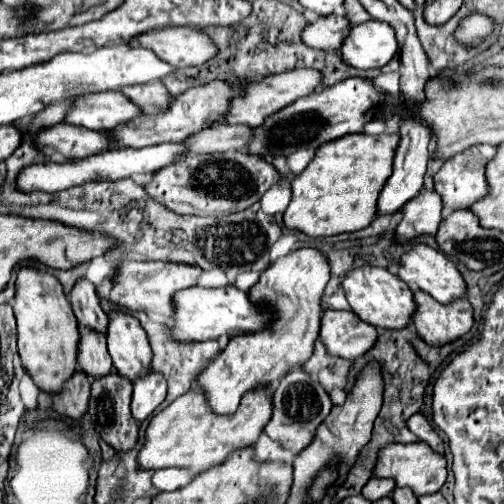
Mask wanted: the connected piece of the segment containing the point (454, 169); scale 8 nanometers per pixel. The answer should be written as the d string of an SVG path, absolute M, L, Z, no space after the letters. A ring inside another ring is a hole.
M476 146L448 158L434 174L434 190L450 210L468 208L472 202L486 196L488 186L484 178L486 158Z

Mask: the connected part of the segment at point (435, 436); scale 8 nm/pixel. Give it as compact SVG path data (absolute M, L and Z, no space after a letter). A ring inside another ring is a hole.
M420 412L414 414L414 416L408 420L408 428L410 428L422 442L426 442L428 446L432 446L438 454L444 452L444 442L442 442L442 438L440 438L440 434L428 424L428 420L426 420Z

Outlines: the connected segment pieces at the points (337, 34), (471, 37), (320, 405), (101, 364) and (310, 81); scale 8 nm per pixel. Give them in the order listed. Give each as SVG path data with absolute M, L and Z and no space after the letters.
M320 16L316 22L310 22L304 32L302 40L308 48L318 50L340 50L344 38L348 36L350 22L344 16Z
M470 14L460 24L460 30L456 30L456 40L460 40L466 46L476 46L490 32L492 32L492 22L486 16L482 16L482 14Z
M296 370L296 372L288 372L278 382L272 400L274 400L274 414L272 414L272 420L266 424L264 432L270 438L278 440L290 452L300 454L314 440L316 428L322 424L322 420L328 416L328 412L332 408L332 400L328 396L328 392L322 388L322 384L316 380L316 376L312 376L304 370Z
M80 328L80 336L78 368L94 380L100 380L100 376L108 376L108 372L114 372L112 358L106 348L106 336L86 328Z
M296 68L290 72L282 72L282 74L270 74L262 80L250 82L246 84L244 92L240 96L236 96L236 100L232 100L230 108L228 108L228 116L224 116L224 124L248 124L250 128L256 128L264 122L266 116L278 112L280 108L292 104L294 100L308 96L316 90L316 86L320 86L320 78L322 74L318 70L312 68Z

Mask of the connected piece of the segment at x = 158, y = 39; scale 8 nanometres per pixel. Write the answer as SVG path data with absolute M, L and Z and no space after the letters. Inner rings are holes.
M158 28L156 32L144 32L144 36L130 40L130 44L132 48L136 44L152 48L160 60L172 64L174 68L198 66L216 54L212 40L194 28Z

